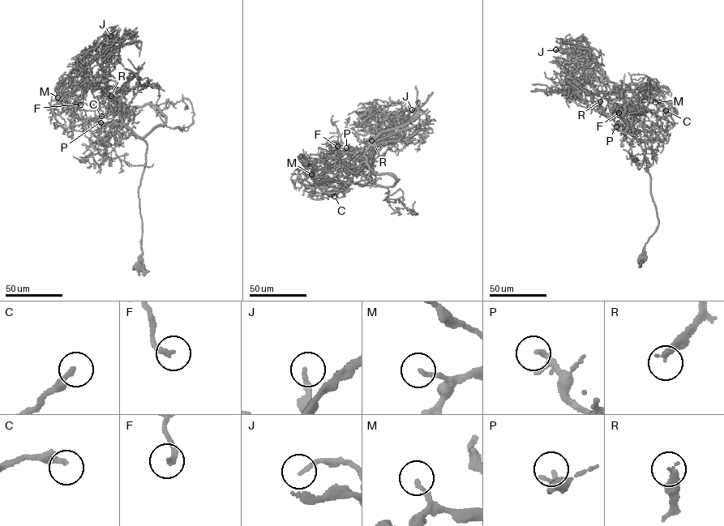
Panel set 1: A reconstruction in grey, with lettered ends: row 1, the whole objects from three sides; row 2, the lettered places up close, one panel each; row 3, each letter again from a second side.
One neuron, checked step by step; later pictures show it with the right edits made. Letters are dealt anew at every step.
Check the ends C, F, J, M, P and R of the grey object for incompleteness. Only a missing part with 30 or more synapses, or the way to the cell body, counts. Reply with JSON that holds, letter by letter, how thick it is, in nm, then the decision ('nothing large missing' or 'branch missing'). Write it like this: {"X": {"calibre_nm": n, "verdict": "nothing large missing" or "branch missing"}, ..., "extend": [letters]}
{"C": {"calibre_nm": 280, "verdict": "nothing large missing"}, "F": {"calibre_nm": 220, "verdict": "nothing large missing"}, "J": {"calibre_nm": 190, "verdict": "nothing large missing"}, "M": {"calibre_nm": 180, "verdict": "branch missing"}, "P": {"calibre_nm": 150, "verdict": "branch missing"}, "R": {"calibre_nm": 260, "verdict": "branch missing"}, "extend": ["M", "P", "R"]}

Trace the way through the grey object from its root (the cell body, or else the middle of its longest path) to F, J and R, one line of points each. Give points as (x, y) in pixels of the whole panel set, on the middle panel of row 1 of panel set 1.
F: (304, 160), (314, 181), (349, 184), (368, 177), (364, 161), (377, 186), (353, 182), (337, 146)
J: (304, 160), (317, 182), (366, 180), (369, 167), (361, 163), (368, 174), (361, 174), (360, 161), (412, 109)
R: (304, 160), (314, 181), (358, 181), (368, 177), (358, 165), (368, 174), (371, 140)

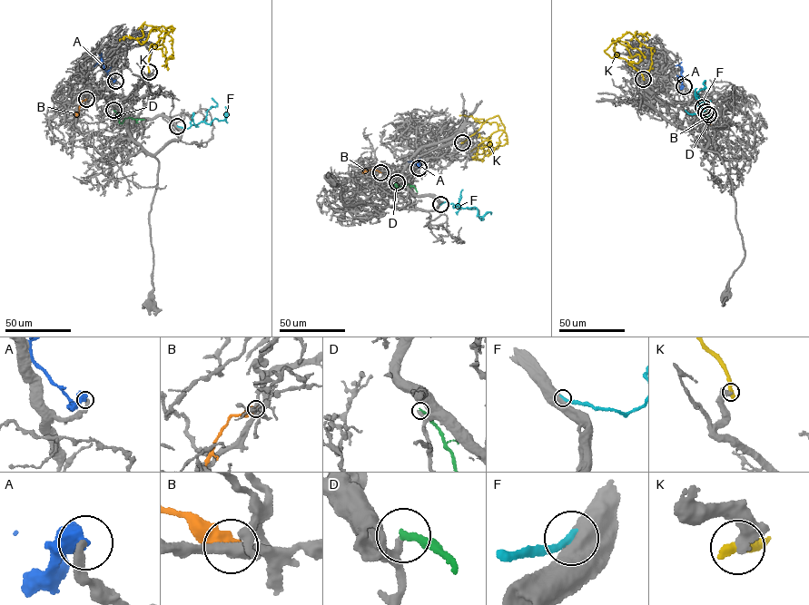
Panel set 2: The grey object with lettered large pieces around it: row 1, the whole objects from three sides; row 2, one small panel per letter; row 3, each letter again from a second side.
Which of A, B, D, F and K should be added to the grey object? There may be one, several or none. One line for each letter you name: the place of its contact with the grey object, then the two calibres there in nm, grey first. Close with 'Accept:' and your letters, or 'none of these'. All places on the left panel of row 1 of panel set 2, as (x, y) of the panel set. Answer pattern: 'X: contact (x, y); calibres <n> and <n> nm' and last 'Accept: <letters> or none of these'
F: contact (177, 126); calibres 800 and 280 nm
Accept: F

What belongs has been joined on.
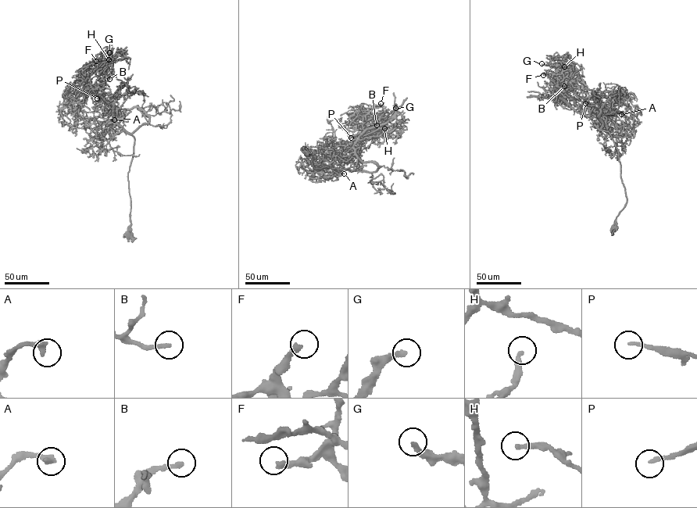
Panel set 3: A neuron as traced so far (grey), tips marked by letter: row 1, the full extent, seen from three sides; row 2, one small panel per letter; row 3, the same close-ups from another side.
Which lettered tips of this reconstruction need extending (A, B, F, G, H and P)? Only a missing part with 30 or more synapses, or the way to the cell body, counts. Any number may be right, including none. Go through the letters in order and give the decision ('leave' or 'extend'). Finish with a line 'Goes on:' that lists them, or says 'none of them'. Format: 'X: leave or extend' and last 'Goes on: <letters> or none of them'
A: leave
B: extend
F: extend
G: extend
H: leave
P: leave
Goes on: B, F, G

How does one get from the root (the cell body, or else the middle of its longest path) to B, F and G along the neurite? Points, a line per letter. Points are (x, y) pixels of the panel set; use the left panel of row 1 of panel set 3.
B: (128, 234), (128, 173), (134, 138), (120, 132), (121, 116), (101, 99), (101, 68), (101, 84), (109, 79)
F: (128, 234), (128, 173), (134, 138), (120, 132), (121, 116), (101, 99), (98, 77), (86, 66), (96, 61)
G: (128, 234), (128, 173), (134, 138), (120, 132), (121, 116), (116, 117), (101, 99), (98, 59), (109, 52)

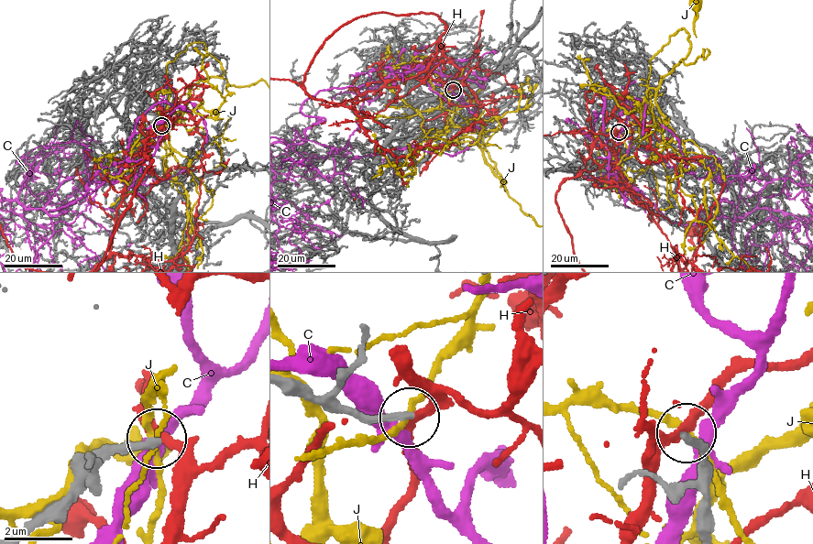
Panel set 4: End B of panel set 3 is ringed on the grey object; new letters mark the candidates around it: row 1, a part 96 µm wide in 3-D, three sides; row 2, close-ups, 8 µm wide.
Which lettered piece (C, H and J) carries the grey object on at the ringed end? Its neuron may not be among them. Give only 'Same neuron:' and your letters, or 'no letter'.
Same neuron: no letter

